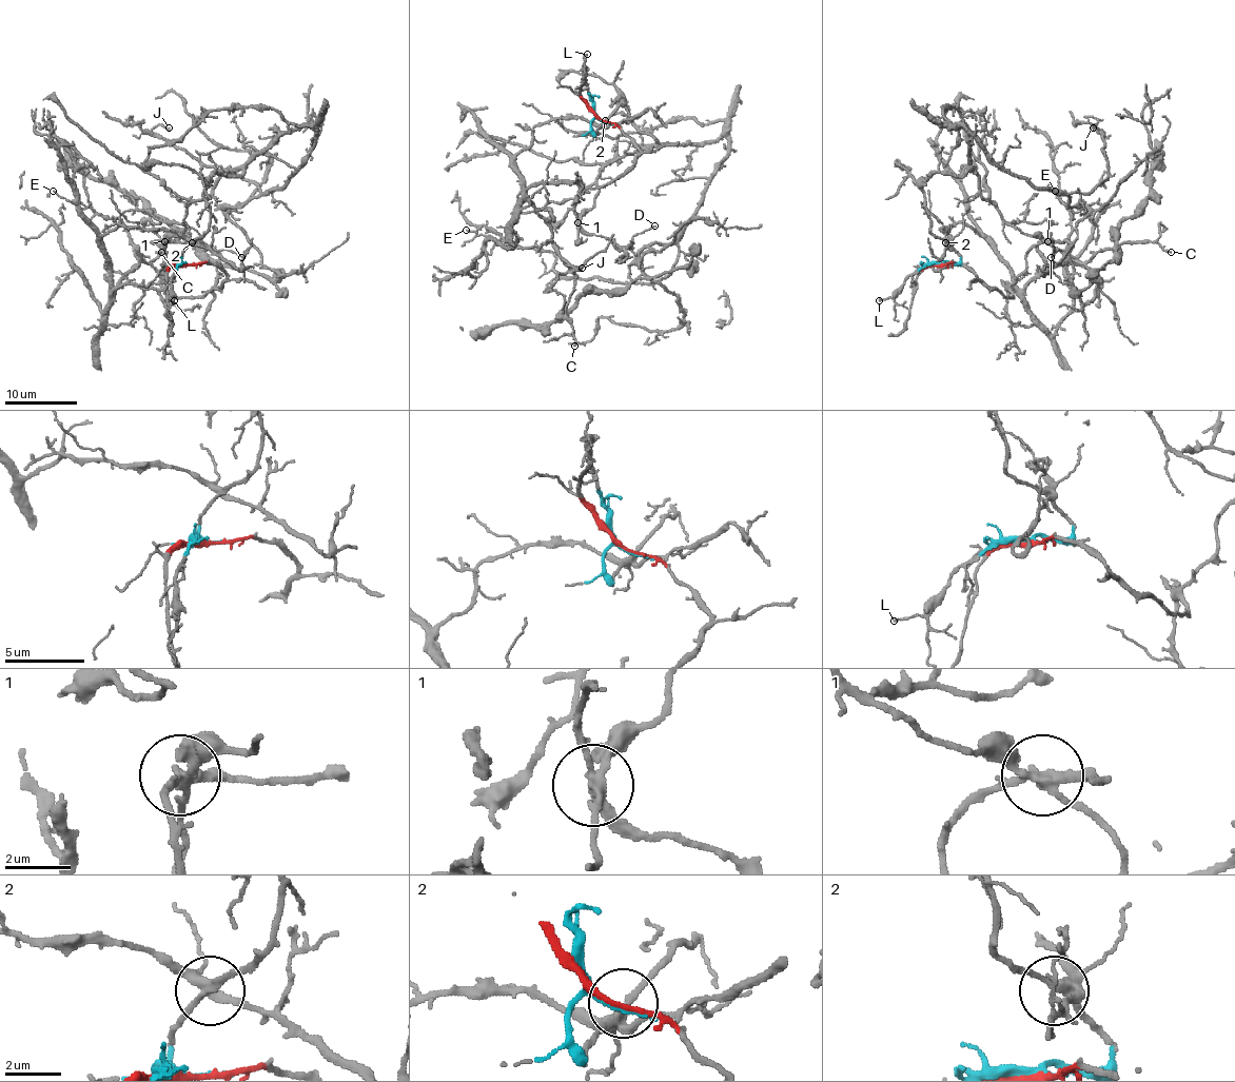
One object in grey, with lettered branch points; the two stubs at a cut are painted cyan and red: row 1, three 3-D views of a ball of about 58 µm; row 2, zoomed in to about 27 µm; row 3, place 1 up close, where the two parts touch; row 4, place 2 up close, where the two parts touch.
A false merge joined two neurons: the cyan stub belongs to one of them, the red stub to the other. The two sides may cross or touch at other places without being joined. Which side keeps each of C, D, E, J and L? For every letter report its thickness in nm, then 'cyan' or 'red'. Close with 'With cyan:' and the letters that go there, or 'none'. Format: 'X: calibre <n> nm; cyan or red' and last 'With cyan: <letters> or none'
C: calibre 130 nm; red
D: calibre 110 nm; red
E: calibre 100 nm; red
J: calibre 120 nm; cyan
L: calibre 150 nm; cyan
With cyan: J, L

